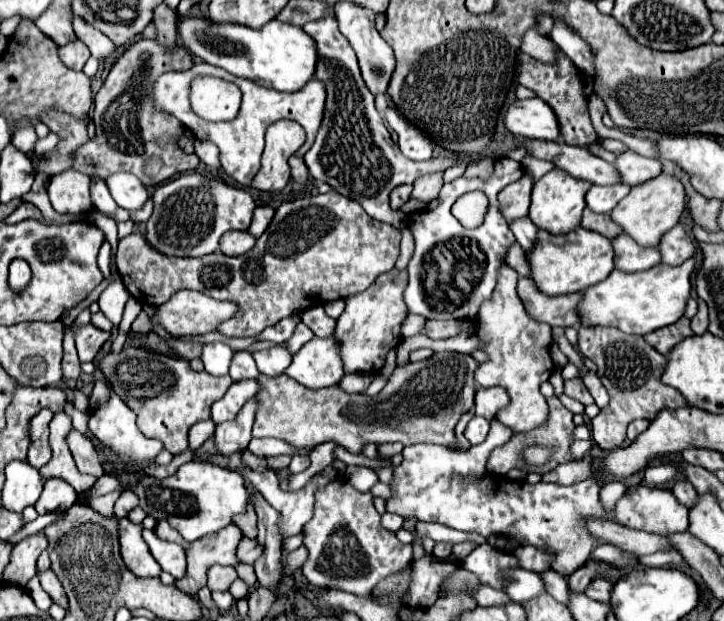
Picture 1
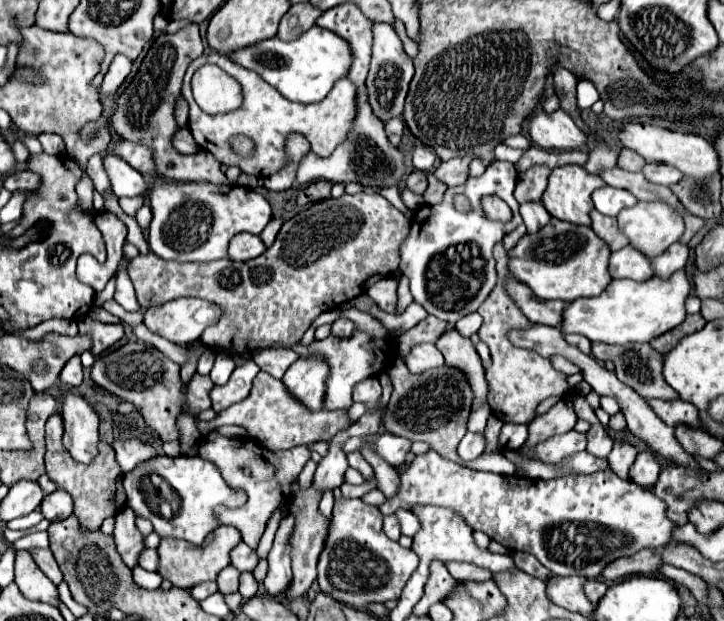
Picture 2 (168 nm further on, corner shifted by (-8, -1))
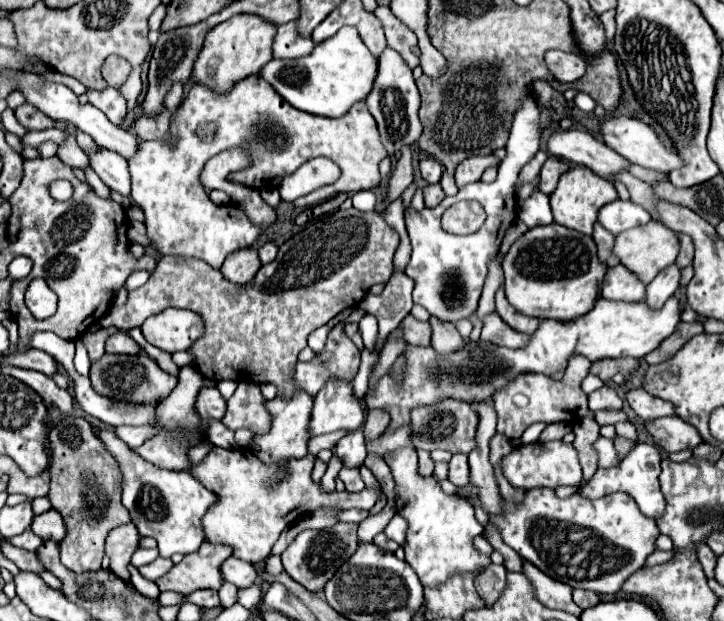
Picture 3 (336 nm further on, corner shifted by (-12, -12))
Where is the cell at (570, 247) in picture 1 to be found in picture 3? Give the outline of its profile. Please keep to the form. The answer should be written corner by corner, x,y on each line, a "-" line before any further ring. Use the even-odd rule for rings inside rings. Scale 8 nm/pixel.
556,222
528,230
504,256
504,288
510,304
526,316
572,320
590,312
600,298
600,280
608,266
598,258
596,242

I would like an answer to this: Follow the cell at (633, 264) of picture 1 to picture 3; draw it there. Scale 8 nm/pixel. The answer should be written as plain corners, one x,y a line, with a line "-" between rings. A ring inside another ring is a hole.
622,264
608,268
604,284
602,284
602,296
608,300
624,300
624,302
638,302
644,300
646,284
638,280
634,272
624,268

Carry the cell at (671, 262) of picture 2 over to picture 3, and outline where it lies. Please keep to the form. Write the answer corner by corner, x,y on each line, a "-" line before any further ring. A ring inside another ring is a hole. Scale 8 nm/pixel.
672,264
664,268
648,286
646,286
646,304
652,308
660,308
680,286
682,268
678,264

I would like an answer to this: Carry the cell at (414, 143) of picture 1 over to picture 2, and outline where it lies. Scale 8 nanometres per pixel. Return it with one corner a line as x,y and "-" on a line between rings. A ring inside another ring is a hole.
426,145
414,147
414,167
416,169
428,173
430,169
434,169
434,165
436,165
436,153
430,147

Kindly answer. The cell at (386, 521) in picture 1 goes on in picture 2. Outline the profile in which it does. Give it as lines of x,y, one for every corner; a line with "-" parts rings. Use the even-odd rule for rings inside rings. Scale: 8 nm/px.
392,515
384,517
384,533
386,533
392,541
398,541
398,537
400,537
400,527
396,525
396,517
392,517

